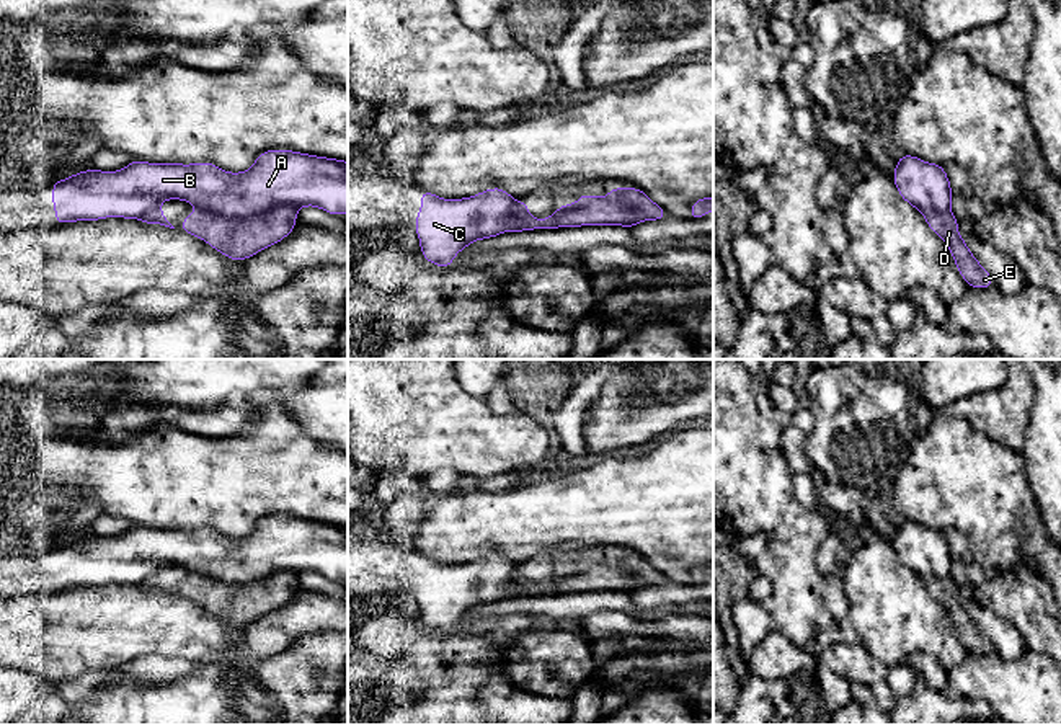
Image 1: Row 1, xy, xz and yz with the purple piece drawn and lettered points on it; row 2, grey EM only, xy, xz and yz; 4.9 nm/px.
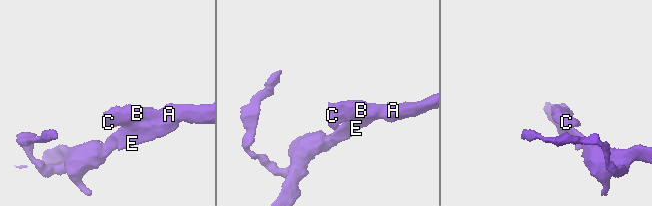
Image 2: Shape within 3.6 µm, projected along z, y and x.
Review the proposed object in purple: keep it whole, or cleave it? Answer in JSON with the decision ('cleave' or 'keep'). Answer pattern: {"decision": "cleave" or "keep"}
{"decision": "cleave"}

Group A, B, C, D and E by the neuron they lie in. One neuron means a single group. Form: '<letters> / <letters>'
A B C / D E

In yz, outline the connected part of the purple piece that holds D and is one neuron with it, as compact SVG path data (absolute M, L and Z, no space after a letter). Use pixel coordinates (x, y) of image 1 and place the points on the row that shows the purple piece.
M926 211L922 216L929 229L947 243L961 278L970 287L984 289L996 284L994 278L973 256L965 238L958 235L958 219L952 211Z

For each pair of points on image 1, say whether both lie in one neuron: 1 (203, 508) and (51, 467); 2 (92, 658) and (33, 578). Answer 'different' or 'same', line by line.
1: same
2: different

